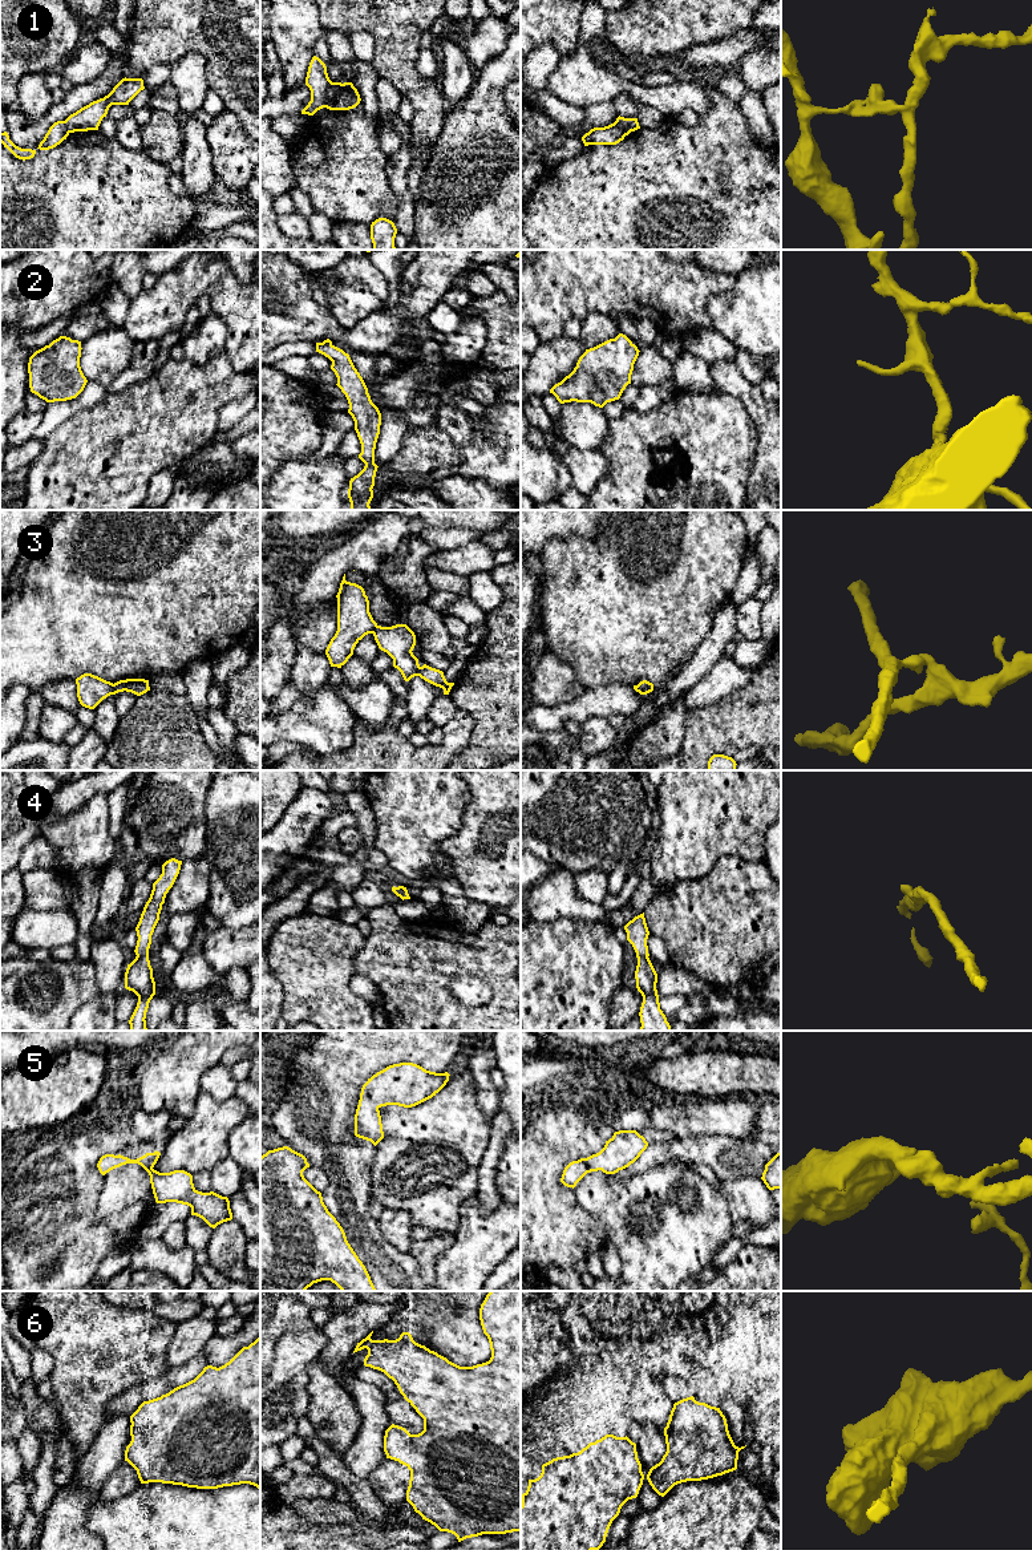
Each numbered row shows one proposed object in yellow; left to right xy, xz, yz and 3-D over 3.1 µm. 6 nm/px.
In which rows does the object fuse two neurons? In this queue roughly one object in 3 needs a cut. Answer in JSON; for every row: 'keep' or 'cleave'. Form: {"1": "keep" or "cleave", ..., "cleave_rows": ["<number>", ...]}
{"1": "cleave", "2": "keep", "3": "cleave", "4": "keep", "5": "keep", "6": "keep", "cleave_rows": ["1", "3"]}

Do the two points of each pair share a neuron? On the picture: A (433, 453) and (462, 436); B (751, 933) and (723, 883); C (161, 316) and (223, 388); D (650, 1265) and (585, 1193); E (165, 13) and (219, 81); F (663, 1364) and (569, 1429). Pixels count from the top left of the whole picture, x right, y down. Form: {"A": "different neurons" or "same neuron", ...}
{"A": "different neurons", "B": "same neuron", "C": "different neurons", "D": "same neuron", "E": "same neuron", "F": "same neuron"}

